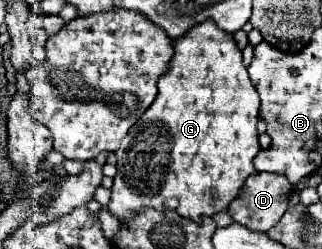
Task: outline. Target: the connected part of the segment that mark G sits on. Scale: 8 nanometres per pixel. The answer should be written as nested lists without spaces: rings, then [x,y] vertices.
[[[205,21],[203,25],[195,25],[193,29],[189,29],[183,37],[175,39],[173,41],[173,49],[175,49],[175,55],[173,55],[173,61],[171,61],[171,69],[159,77],[159,95],[157,99],[153,101],[153,105],[143,113],[143,117],[129,129],[127,137],[123,137],[119,149],[115,151],[117,155],[117,175],[115,175],[115,183],[111,187],[113,195],[111,195],[111,201],[109,201],[109,211],[113,213],[113,217],[117,219],[125,219],[125,217],[133,217],[135,211],[139,209],[147,209],[147,207],[153,207],[153,209],[159,209],[159,211],[175,211],[179,213],[181,217],[185,219],[191,219],[191,221],[201,221],[201,217],[213,217],[215,213],[219,211],[227,211],[229,209],[229,203],[239,195],[239,191],[243,189],[245,185],[245,179],[249,175],[255,175],[257,169],[253,165],[253,159],[257,157],[257,153],[261,151],[261,145],[259,145],[259,133],[257,133],[257,123],[259,123],[259,93],[255,91],[251,79],[249,79],[249,73],[243,65],[243,57],[241,57],[241,51],[237,49],[237,43],[233,39],[233,35],[221,31],[213,21]]]

